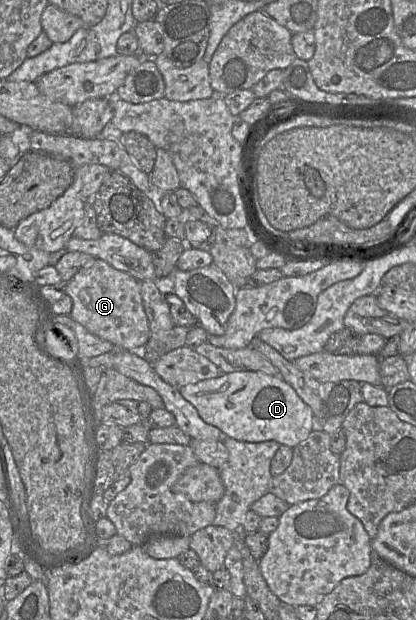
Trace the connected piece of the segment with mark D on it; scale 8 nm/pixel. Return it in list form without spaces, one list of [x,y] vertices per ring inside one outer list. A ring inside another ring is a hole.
[[[254,371],[222,373],[215,378],[188,384],[179,391],[205,423],[237,441],[276,441],[293,448],[307,439],[315,428],[311,407],[279,375]]]

